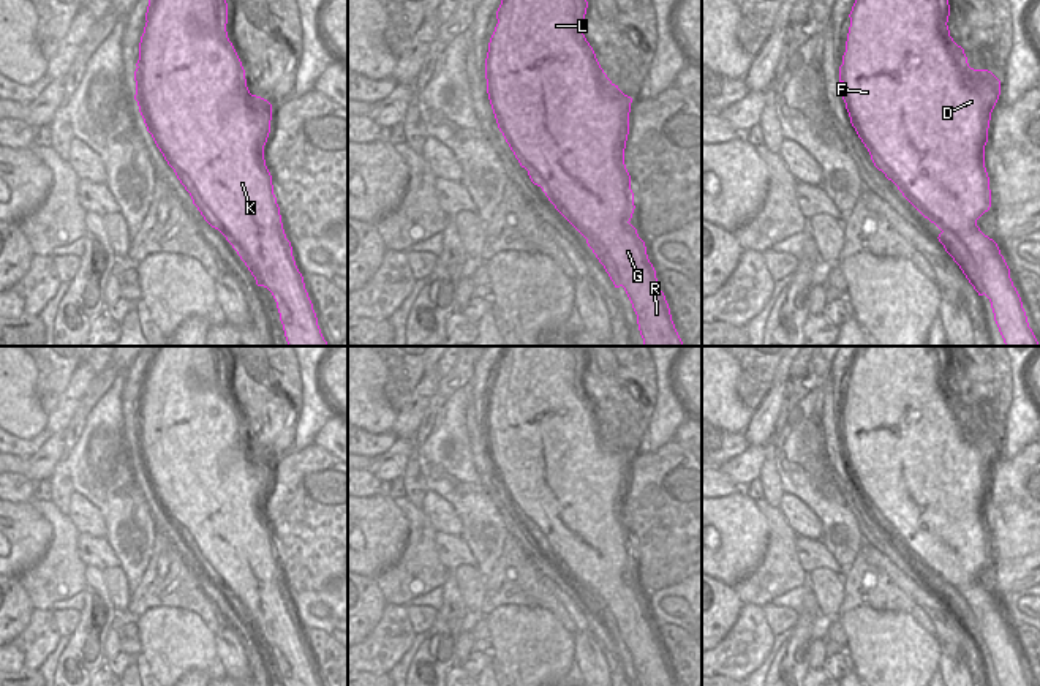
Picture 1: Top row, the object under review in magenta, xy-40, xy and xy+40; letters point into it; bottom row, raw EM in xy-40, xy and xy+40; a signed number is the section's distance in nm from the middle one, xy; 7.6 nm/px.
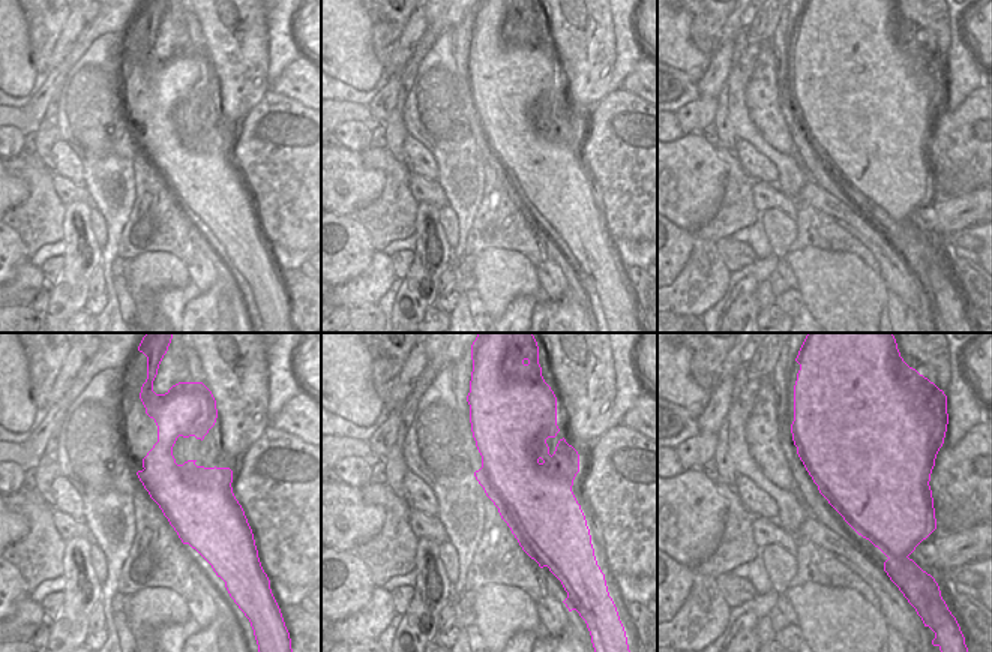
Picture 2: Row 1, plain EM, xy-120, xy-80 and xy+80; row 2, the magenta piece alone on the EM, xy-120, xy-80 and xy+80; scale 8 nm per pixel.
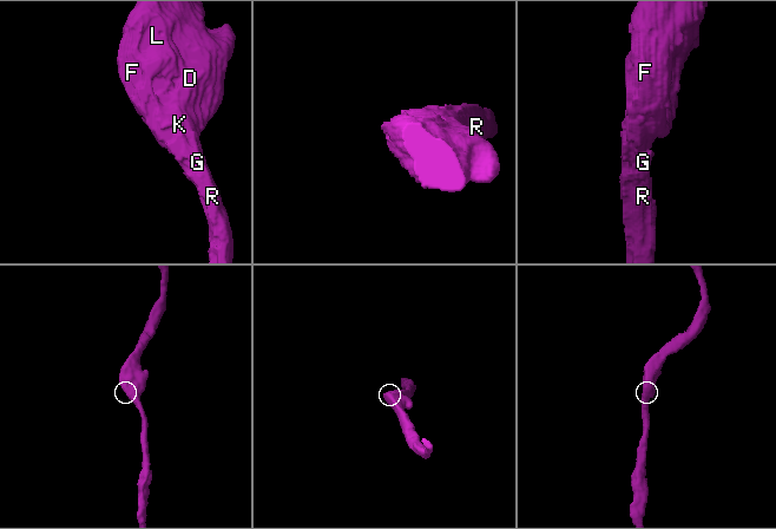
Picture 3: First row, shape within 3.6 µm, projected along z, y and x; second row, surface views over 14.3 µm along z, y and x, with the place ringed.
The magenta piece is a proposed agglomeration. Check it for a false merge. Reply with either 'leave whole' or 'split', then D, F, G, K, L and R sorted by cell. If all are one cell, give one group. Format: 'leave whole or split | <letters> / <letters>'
leave whole | D F G K L R

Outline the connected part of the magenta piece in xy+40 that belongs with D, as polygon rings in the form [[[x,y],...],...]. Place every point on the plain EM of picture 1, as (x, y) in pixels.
[[[860,346],[849,368],[850,381],[839,420],[842,454],[874,520],[942,585],[939,596],[978,650],[989,653],[999,686],[1032,686],[997,597],[977,580],[977,574],[991,561],[985,499],[991,466],[1000,449],[1000,435],[988,424],[969,420],[964,403],[950,390],[948,370],[950,359],[944,346]]]

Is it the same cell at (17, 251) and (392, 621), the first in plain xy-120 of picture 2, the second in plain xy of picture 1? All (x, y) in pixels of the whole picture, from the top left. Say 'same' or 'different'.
different

